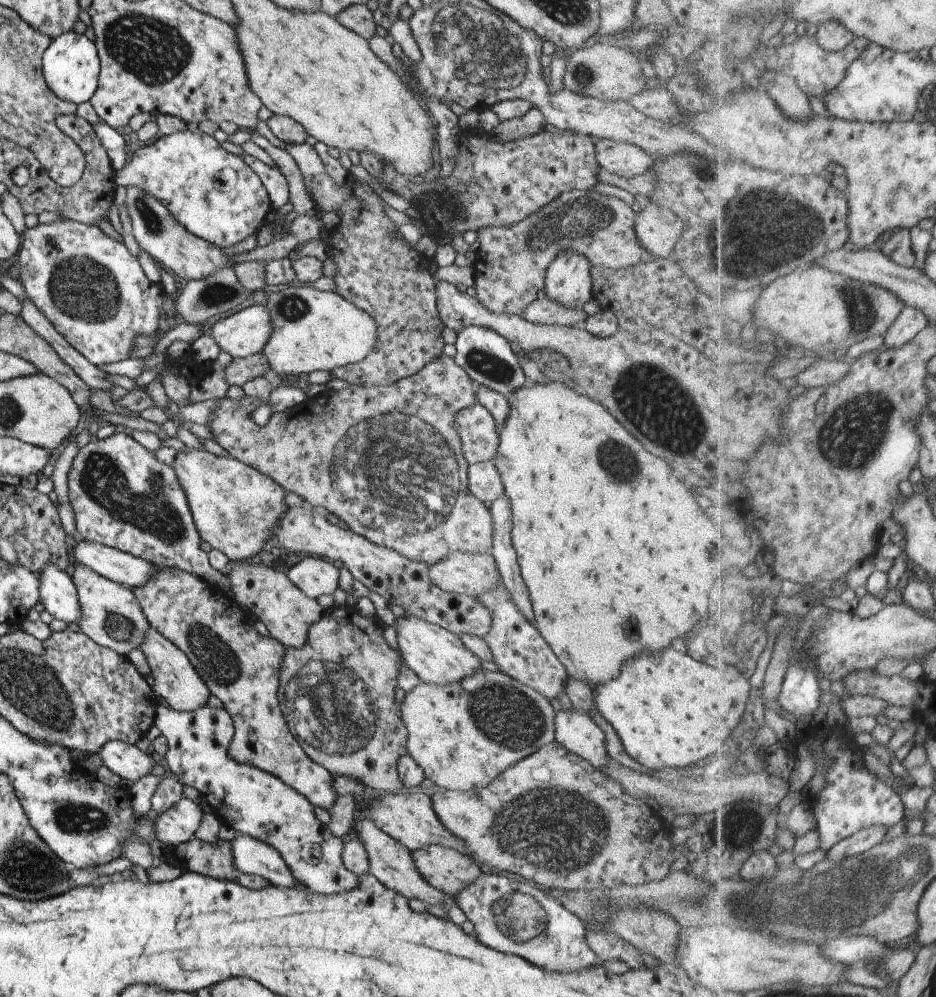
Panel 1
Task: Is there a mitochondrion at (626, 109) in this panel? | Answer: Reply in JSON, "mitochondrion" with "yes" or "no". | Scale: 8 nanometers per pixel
{"mitochondrion":"no"}

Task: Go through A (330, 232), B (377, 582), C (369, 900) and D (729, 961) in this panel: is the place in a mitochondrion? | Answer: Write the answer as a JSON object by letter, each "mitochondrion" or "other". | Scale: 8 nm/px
{"A":"other","B":"other","C":"other","D":"other"}

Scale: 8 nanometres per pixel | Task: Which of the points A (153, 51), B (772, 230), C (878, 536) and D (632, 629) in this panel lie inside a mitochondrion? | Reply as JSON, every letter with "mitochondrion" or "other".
{"A":"mitochondrion","B":"mitochondrion","C":"other","D":"other"}

